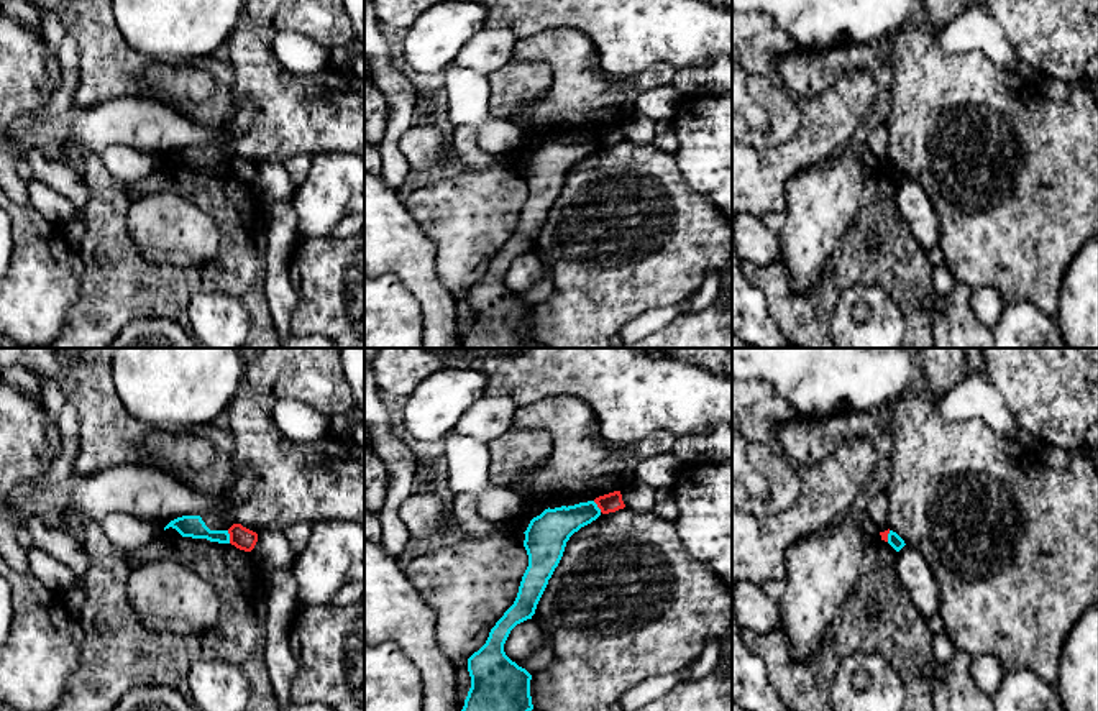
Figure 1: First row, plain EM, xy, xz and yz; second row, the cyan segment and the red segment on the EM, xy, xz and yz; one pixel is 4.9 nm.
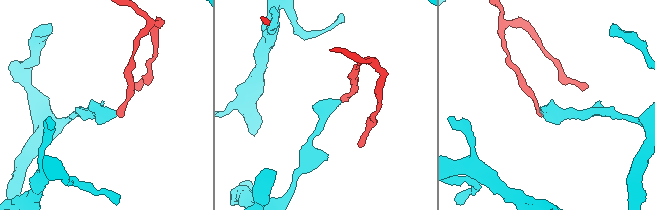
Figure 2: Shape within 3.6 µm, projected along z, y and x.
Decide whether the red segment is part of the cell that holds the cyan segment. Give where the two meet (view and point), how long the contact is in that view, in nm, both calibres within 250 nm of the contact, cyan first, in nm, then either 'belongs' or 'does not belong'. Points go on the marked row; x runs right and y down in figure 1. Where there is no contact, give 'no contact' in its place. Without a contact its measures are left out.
xy (228, 537) | 70 nm | 110/110 nm | does not belong

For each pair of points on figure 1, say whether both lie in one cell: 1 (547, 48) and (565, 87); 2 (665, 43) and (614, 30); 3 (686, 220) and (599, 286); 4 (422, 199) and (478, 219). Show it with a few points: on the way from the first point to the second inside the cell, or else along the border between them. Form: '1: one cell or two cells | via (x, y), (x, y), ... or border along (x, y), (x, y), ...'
1: one cell | via (557, 58), (565, 66), (565, 77)
2: one cell | via (652, 30), (627, 30)
3: one cell | via (667, 243), (660, 255), (622, 268)
4: one cell | via (435, 207), (465, 215)

